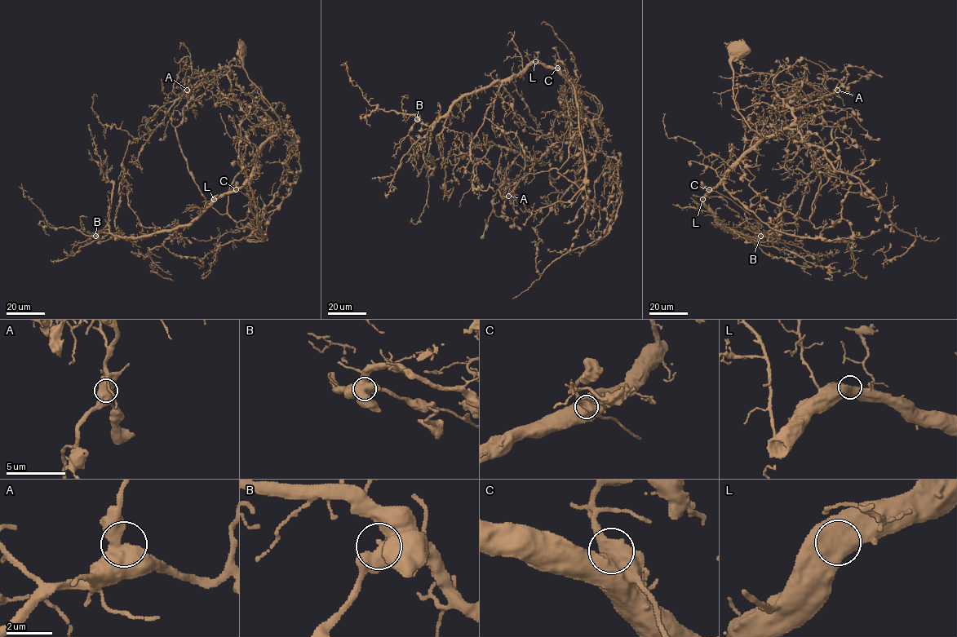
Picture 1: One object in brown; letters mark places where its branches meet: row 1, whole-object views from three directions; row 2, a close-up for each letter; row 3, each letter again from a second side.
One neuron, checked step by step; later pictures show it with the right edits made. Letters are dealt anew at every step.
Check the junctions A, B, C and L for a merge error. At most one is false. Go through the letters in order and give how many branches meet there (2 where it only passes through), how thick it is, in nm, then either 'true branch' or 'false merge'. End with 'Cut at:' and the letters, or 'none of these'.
A: 2 | 650 nm | true branch
B: 2 | 650 nm | true branch
C: 2 | 700 nm | true branch
L: 2 | 750 nm | true branch
Cut at: none of these

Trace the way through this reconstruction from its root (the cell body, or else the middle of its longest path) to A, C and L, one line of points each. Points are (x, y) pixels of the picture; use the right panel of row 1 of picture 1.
A: (741, 50), (731, 62), (733, 99), (763, 137), (795, 120), (784, 99), (797, 82), (789, 98), (837, 90)
C: (741, 50), (741, 54), (731, 62), (733, 99), (746, 122), (762, 137), (715, 187), (709, 189)
L: (741, 50), (741, 54), (731, 62), (733, 99), (746, 122), (762, 137), (702, 199)

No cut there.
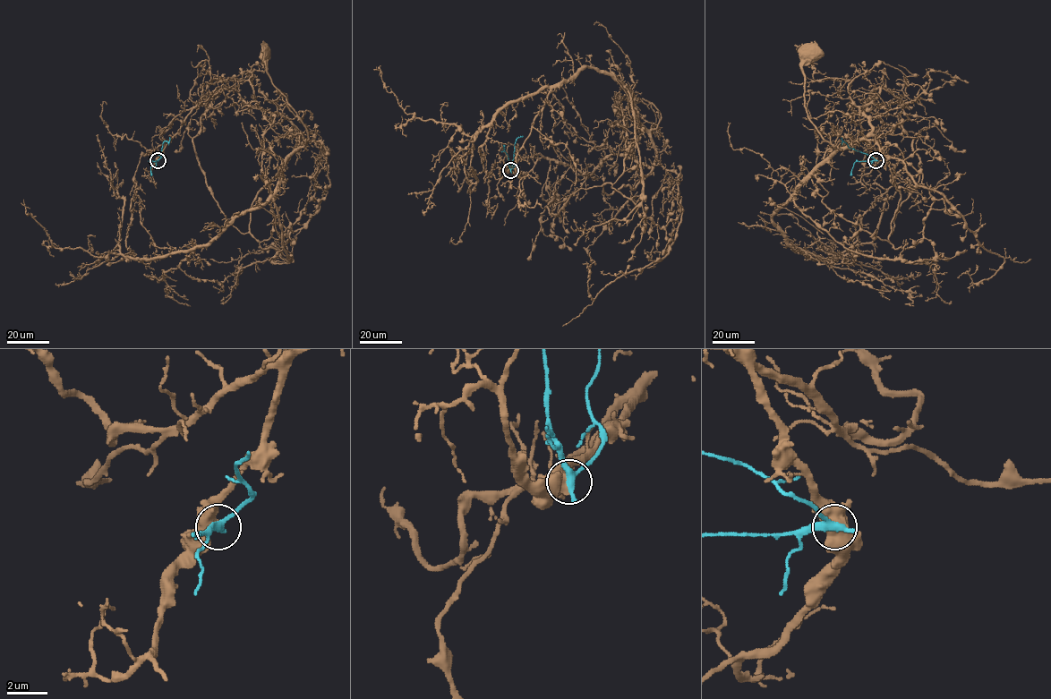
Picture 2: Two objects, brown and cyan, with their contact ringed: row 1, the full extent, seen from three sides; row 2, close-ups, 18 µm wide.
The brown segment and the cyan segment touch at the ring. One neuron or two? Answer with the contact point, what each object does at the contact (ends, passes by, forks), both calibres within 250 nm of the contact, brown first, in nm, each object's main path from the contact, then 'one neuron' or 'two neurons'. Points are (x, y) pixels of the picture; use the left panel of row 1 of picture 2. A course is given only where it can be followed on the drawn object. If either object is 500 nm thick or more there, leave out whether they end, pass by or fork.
(158, 160) | 550/360 nm | brown via (158, 160), (192, 108), (233, 88), (285, 116), (302, 148), (305, 126), (264, 53) | cyan via (158, 160), (161, 157), (162, 144), (168, 141), (169, 138) | two neurons

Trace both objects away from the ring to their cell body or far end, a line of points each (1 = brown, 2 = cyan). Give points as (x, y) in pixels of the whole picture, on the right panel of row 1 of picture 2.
1: (875, 160), (859, 115), (878, 88), (860, 107), (872, 130), (834, 148), (805, 106), (802, 65), (813, 53)
2: (875, 160), (849, 148), (841, 138)

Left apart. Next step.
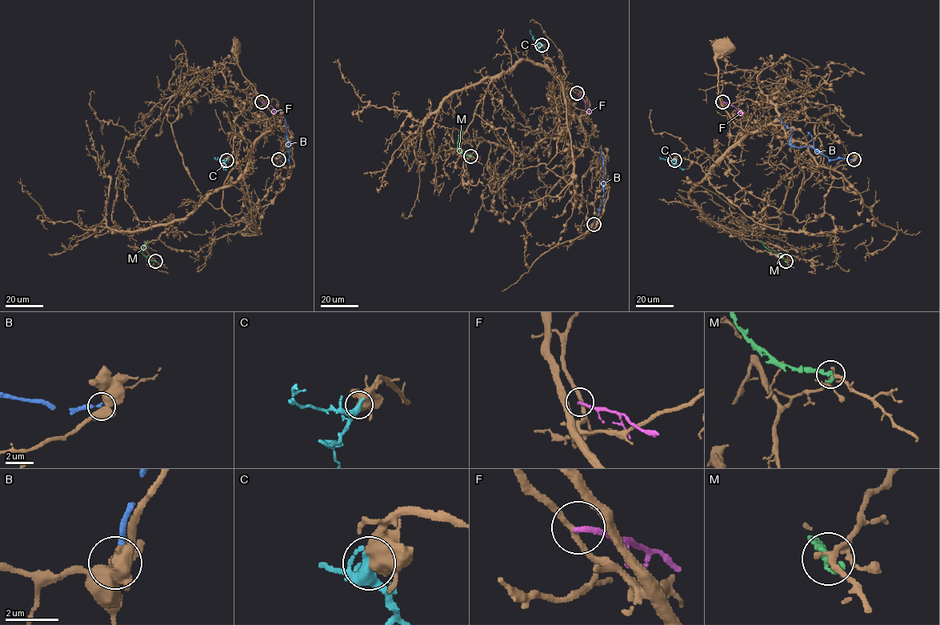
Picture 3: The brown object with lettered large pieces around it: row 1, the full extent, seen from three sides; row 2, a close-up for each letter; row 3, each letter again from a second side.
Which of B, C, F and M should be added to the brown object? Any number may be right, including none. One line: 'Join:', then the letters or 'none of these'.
Join: C

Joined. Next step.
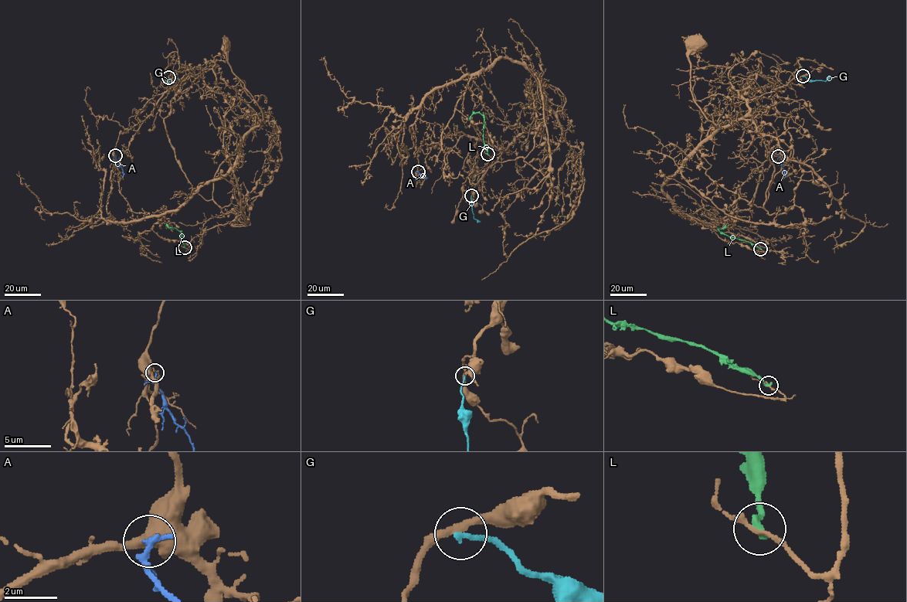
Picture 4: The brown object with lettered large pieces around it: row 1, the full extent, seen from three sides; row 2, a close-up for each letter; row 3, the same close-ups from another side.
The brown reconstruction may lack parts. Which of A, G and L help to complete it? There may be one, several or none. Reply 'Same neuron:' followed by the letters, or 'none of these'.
Same neuron: none of these

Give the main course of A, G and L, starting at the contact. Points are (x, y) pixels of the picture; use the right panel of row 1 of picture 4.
A: (779, 155), (784, 177)
G: (802, 76), (813, 80), (825, 80), (830, 76)
L: (760, 249), (746, 241), (722, 234), (718, 229), (726, 224)

